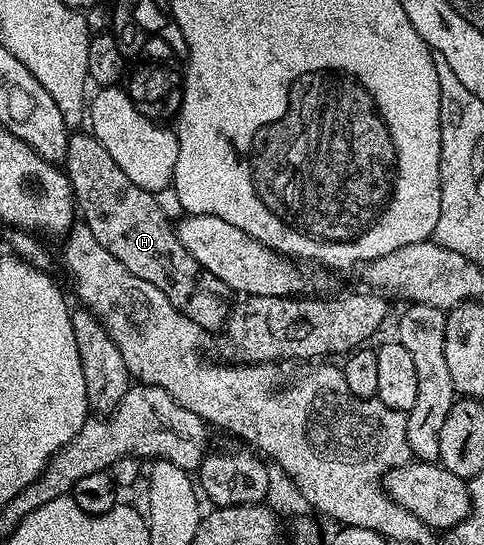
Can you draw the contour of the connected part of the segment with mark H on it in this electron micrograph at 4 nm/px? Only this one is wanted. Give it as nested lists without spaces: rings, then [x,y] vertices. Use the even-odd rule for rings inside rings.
[[[83,129],[68,134],[65,170],[71,178],[71,190],[75,193],[78,214],[89,233],[97,237],[99,244],[109,249],[109,253],[113,253],[113,257],[117,257],[117,261],[121,261],[125,269],[133,273],[133,277],[141,277],[141,281],[157,285],[157,289],[161,289],[161,293],[165,293],[165,297],[169,297],[171,304],[182,315],[189,317],[189,321],[193,321],[200,329],[218,332],[231,313],[233,293],[225,284],[217,281],[213,273],[209,273],[204,267],[197,265],[197,261],[193,261],[185,245],[181,245],[172,220],[167,219],[165,213],[158,208],[154,194],[135,185],[120,165],[113,161],[108,150],[101,145],[101,141]]]

